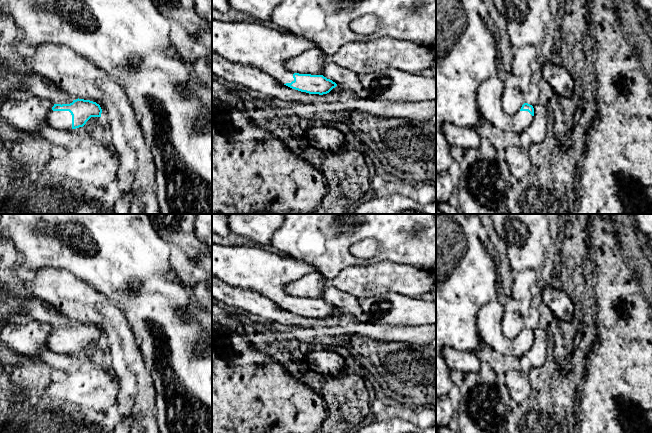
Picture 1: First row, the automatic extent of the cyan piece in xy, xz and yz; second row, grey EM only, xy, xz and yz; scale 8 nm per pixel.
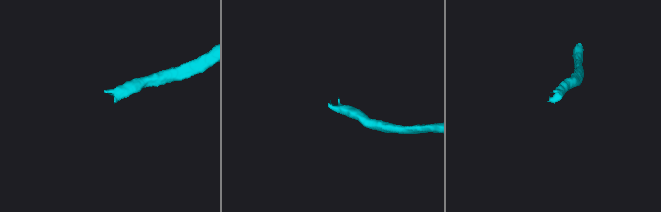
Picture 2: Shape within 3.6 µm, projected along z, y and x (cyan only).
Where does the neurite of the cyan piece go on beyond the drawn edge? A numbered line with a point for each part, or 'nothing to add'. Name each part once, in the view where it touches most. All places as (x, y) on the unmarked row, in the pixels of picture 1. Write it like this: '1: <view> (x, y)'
1: xy (62, 344)

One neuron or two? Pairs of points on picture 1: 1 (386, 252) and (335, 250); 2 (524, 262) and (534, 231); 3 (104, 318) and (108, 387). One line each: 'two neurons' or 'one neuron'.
1: one neuron
2: one neuron
3: one neuron

